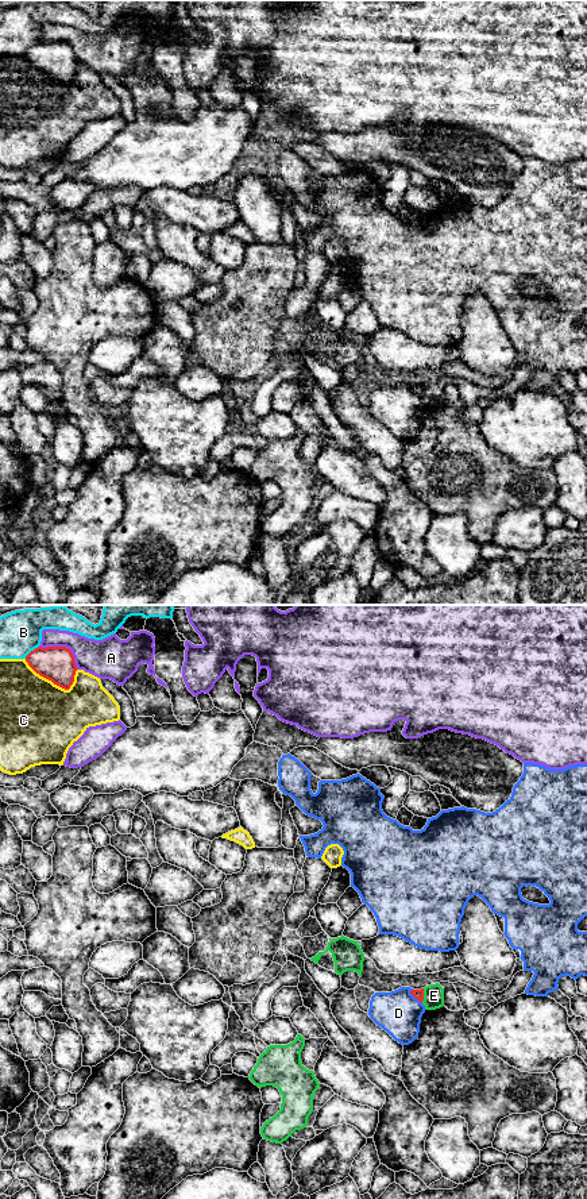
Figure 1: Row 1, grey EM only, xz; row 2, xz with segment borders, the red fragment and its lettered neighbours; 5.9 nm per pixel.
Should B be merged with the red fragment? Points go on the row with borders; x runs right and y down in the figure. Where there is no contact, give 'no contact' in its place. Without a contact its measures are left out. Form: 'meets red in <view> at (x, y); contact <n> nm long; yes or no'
meets red in xz at (31, 651); contact 120 nm long; no

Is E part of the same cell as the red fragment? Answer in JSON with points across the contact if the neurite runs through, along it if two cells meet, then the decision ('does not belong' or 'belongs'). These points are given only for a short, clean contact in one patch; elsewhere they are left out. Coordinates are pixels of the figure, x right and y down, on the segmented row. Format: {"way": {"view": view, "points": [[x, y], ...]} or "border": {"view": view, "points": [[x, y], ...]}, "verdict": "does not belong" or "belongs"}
{"border": {"view": "xz", "points": [[424, 989], [424, 999], [421, 1002]]}, "verdict": "does not belong"}

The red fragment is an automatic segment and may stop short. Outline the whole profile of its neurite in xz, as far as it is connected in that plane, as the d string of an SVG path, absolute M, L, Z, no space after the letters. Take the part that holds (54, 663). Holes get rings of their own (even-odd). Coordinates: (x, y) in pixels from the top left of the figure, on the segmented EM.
M38 647L26 656L26 662L36 674L65 690L74 682L77 666L66 647Z

